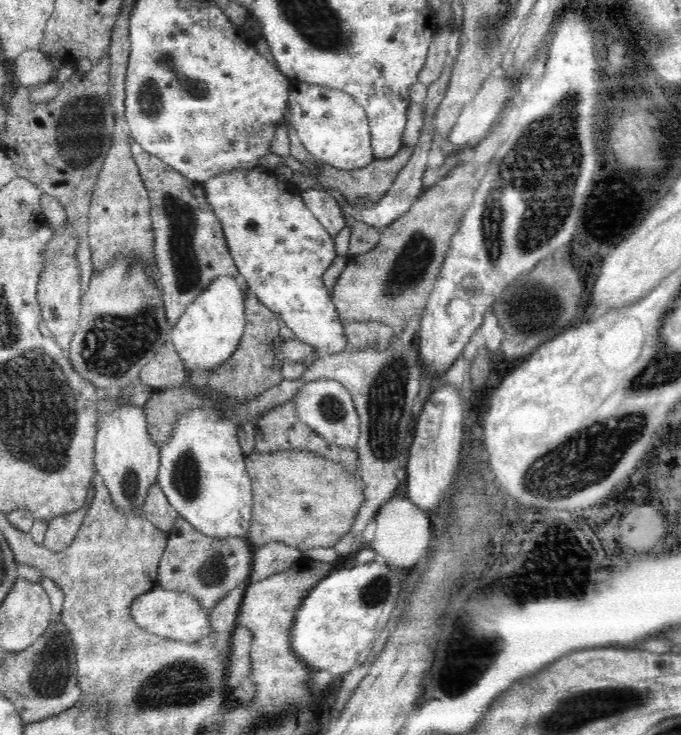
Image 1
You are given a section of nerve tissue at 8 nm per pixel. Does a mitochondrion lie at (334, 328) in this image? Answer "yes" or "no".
no

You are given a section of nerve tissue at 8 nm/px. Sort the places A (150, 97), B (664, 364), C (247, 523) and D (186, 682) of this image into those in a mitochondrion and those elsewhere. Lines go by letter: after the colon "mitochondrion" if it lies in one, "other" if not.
A: mitochondrion
B: mitochondrion
C: other
D: mitochondrion

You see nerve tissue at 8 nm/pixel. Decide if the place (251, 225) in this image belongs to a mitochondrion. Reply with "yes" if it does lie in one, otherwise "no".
yes

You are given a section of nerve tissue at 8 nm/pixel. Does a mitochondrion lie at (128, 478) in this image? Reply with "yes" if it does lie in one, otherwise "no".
yes

